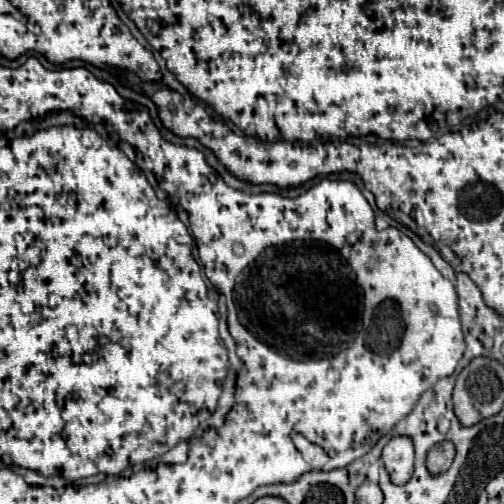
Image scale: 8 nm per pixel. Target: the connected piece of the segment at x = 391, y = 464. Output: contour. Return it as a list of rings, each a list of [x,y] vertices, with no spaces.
[[[405,435],[393,437],[385,447],[383,447],[383,463],[393,479],[393,483],[401,485],[409,481],[413,473],[413,441]]]

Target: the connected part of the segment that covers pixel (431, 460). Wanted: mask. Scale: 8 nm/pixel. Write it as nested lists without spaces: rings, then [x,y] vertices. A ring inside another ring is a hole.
[[[451,441],[437,443],[427,455],[427,469],[429,469],[429,473],[443,473],[443,471],[447,471],[451,467],[451,463],[453,463],[453,457],[455,457],[455,445]]]

